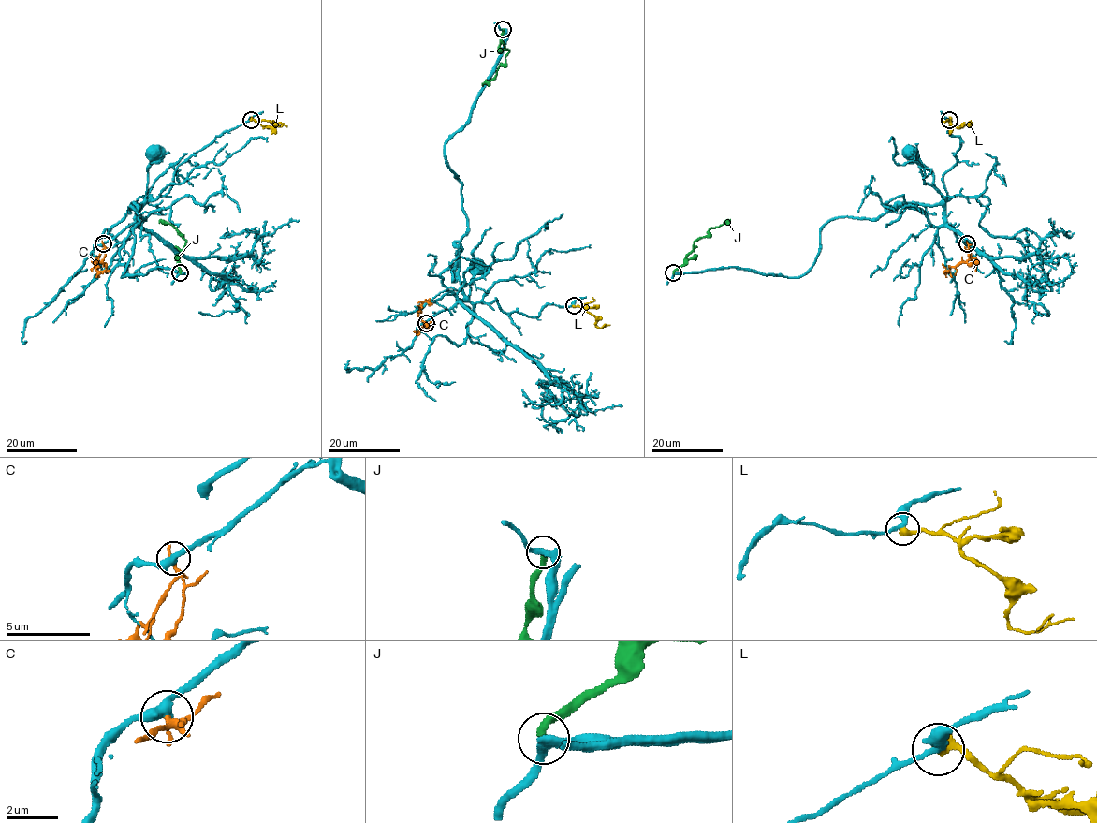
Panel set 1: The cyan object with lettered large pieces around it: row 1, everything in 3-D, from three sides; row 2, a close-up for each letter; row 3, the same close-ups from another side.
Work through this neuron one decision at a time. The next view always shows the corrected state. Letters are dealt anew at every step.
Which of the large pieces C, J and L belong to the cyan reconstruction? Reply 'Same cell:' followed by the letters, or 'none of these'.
Same cell: J

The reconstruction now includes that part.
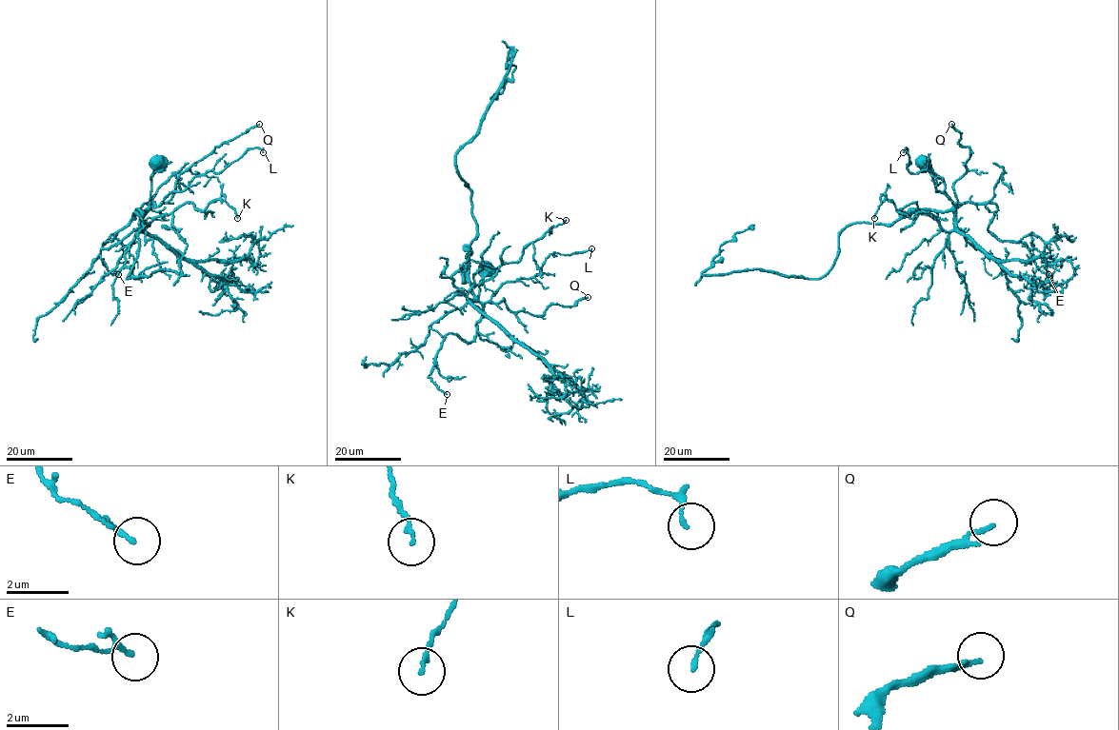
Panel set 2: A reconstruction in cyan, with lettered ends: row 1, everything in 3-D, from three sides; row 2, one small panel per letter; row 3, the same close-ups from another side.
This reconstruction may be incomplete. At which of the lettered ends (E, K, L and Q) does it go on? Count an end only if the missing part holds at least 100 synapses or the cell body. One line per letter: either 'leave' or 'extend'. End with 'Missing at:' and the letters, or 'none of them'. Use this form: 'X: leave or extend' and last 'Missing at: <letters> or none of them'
E: leave
K: leave
L: leave
Q: leave
Missing at: none of them

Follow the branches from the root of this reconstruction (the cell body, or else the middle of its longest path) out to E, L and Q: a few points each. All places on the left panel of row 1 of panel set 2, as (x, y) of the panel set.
E: (156, 161), (149, 202), (153, 206), (153, 202), (145, 203), (100, 250), (108, 270), (118, 274)
L: (156, 161), (150, 207), (173, 191), (183, 191), (196, 176), (212, 169), (219, 173), (251, 147), (263, 152)
Q: (156, 161), (150, 179), (150, 207), (167, 203), (175, 190), (177, 177), (215, 147), (259, 124)

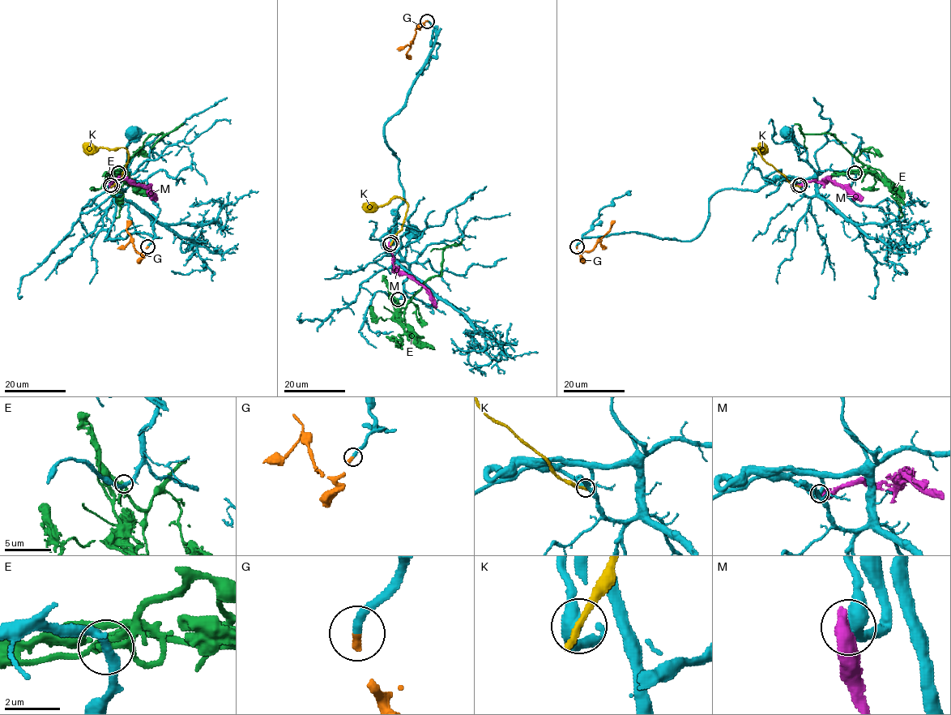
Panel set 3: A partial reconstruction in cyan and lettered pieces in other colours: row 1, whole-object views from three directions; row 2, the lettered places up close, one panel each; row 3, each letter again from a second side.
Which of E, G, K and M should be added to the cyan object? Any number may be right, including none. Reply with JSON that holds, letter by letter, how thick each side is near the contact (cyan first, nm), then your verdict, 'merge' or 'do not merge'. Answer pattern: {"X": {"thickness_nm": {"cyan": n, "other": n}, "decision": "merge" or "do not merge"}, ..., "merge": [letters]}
{"E": {"thickness_nm": {"cyan": 280, "other": 240}, "decision": "do not merge"}, "G": {"thickness_nm": {"cyan": 280, "other": 280}, "decision": "merge"}, "K": {"thickness_nm": {"cyan": 440, "other": 300}, "decision": "do not merge"}, "M": {"thickness_nm": {"cyan": 440, "other": 700}, "decision": "do not merge"}, "merge": ["G"]}

